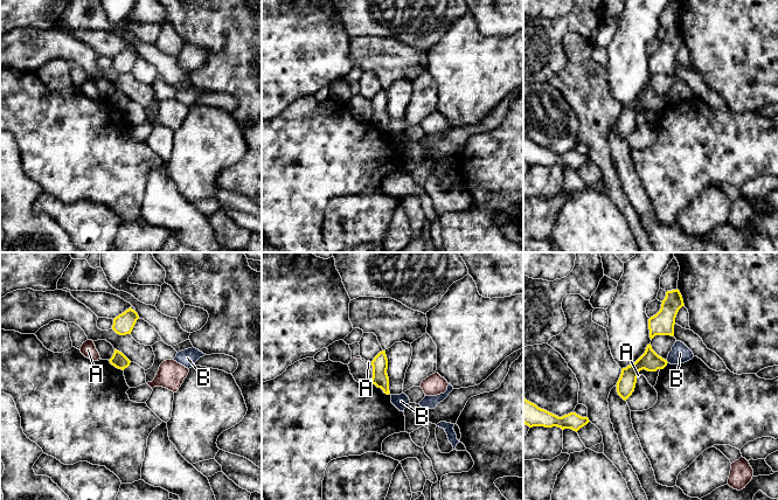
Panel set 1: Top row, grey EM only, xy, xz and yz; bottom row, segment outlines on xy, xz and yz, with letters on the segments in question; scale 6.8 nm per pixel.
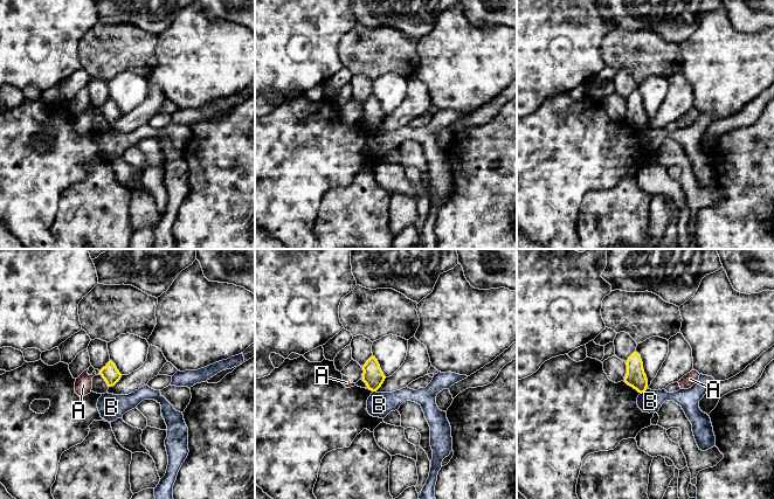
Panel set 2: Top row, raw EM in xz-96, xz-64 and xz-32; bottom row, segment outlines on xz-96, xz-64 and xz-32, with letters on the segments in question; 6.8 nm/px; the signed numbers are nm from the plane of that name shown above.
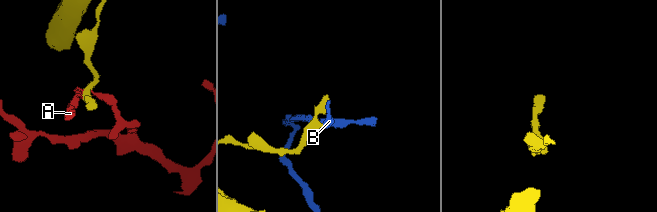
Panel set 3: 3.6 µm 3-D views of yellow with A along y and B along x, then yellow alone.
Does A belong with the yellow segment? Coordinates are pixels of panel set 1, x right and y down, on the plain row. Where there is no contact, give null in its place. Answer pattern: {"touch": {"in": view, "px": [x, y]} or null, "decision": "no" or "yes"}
{"touch": {"in": "xz", "px": [373, 105]}, "decision": "no"}

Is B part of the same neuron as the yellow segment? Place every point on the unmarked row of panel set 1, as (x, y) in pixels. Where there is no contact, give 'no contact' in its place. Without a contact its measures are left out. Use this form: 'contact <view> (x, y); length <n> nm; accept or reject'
contact yz (666, 99); length 30 nm; reject

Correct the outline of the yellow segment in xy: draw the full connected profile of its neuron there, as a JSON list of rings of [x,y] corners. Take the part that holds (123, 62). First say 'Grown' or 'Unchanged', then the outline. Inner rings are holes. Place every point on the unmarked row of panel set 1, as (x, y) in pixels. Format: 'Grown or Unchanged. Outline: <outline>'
Unchanged. Outline: [[[130,46],[113,57],[112,68],[119,74],[131,72],[138,57],[138,51]]]

